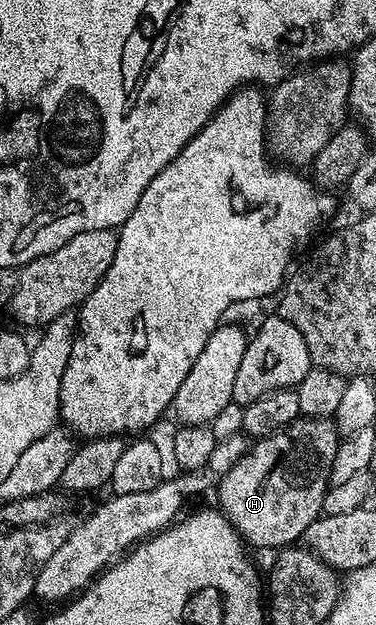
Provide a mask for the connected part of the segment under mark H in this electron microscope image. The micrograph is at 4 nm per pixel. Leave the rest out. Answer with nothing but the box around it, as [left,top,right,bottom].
[216,419,338,551]

